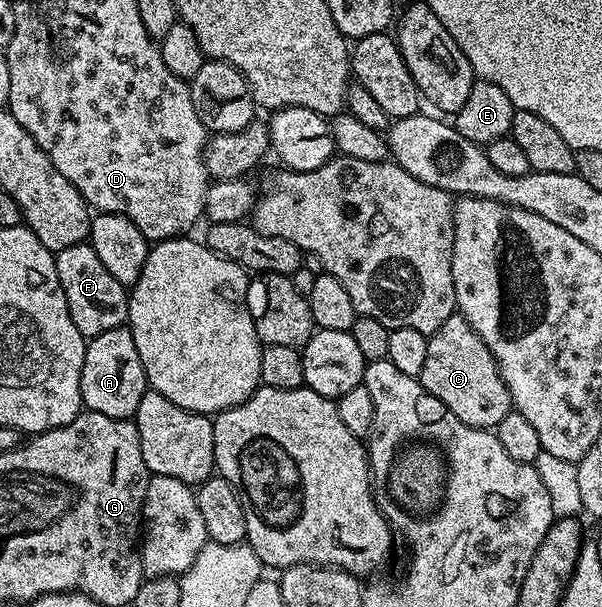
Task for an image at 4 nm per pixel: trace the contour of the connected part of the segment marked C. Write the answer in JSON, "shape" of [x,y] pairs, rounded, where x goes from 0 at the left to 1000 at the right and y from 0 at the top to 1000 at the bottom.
{"shape":[[[752,519],[734,532],[728,547],[716,550],[708,572],[708,600],[696,618],[696,631],[706,647],[721,651],[767,697],[789,707],[822,708],[841,684],[852,679],[850,652],[824,603],[814,572],[794,558],[794,552],[774,532],[774,526]]]}

